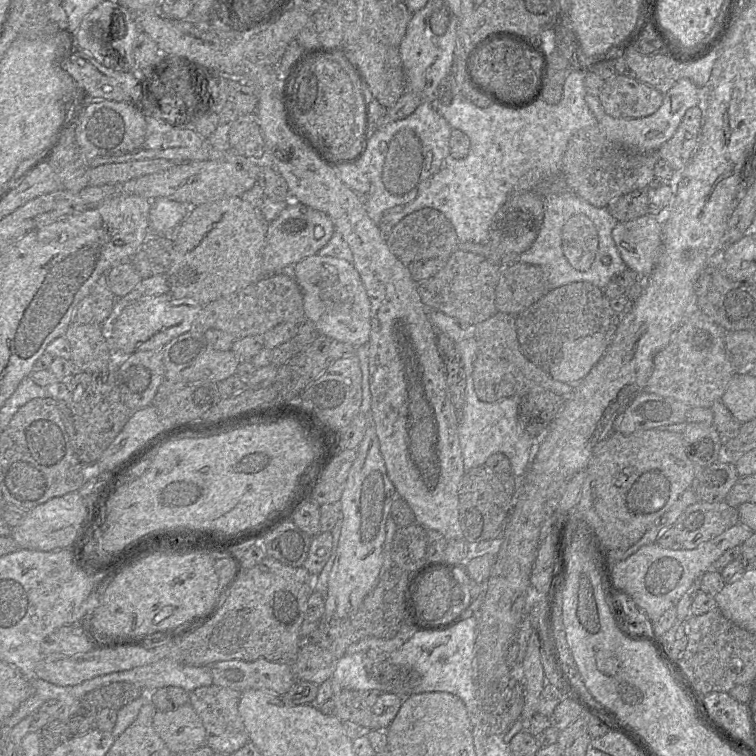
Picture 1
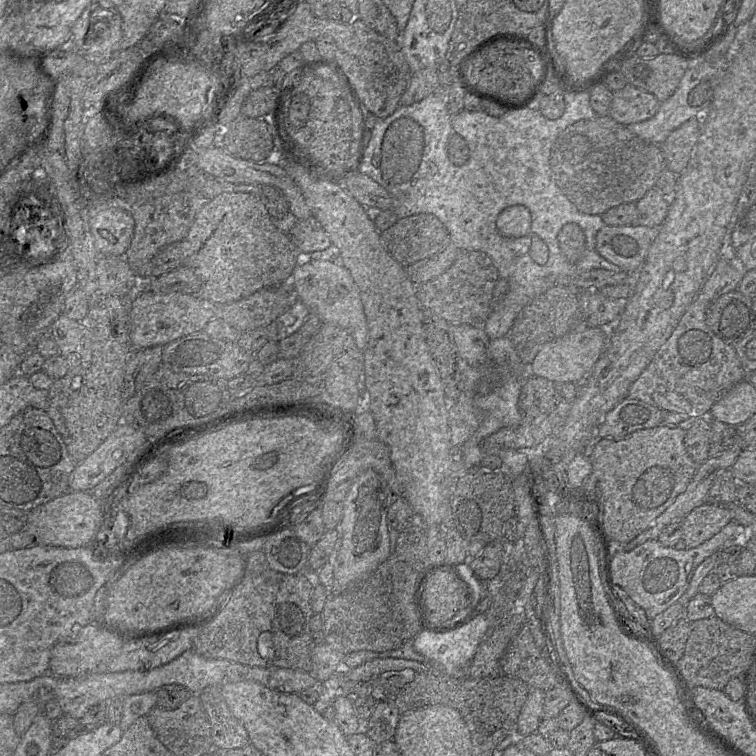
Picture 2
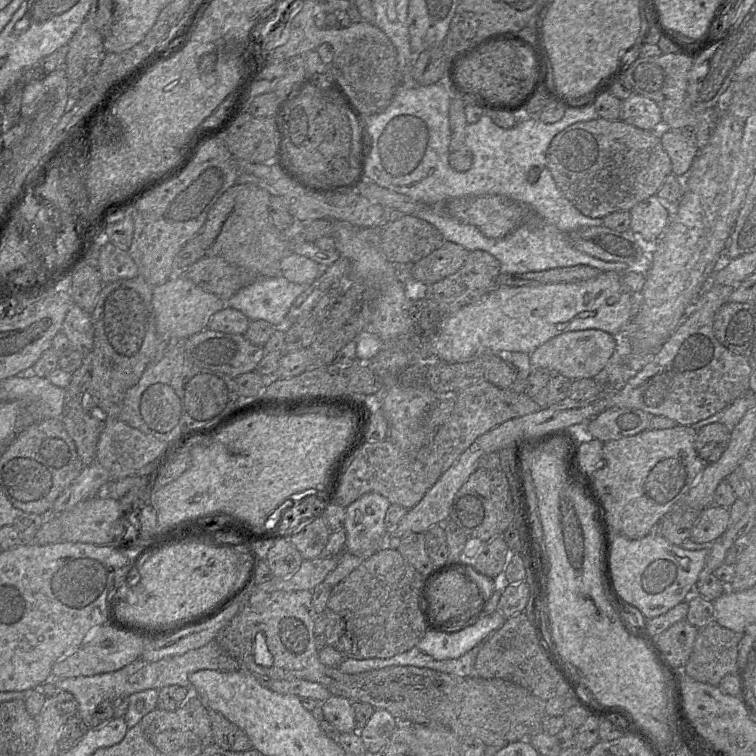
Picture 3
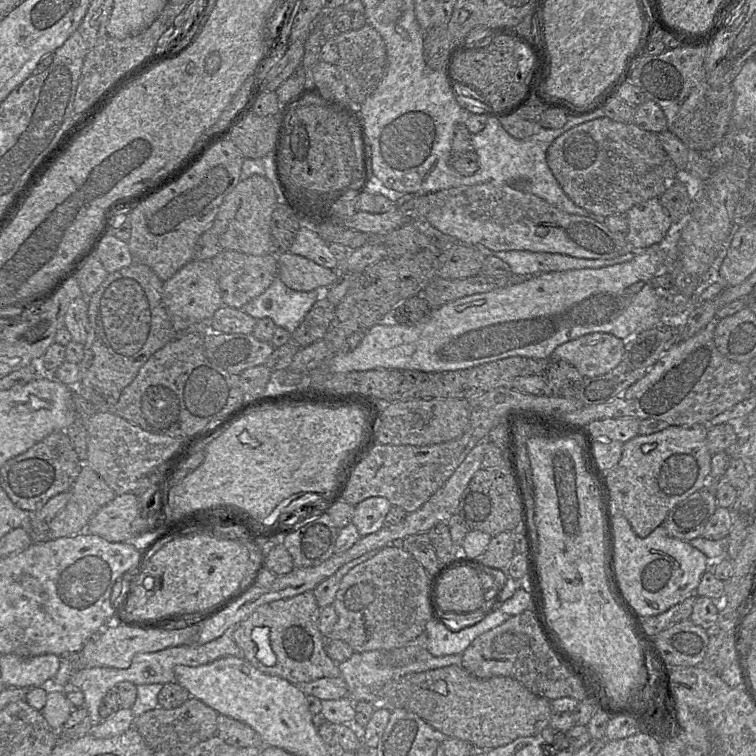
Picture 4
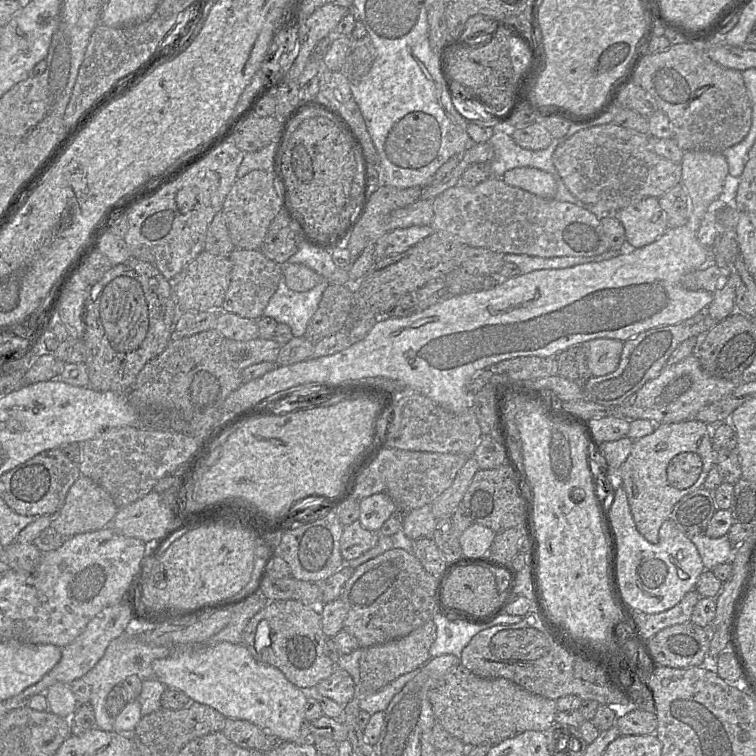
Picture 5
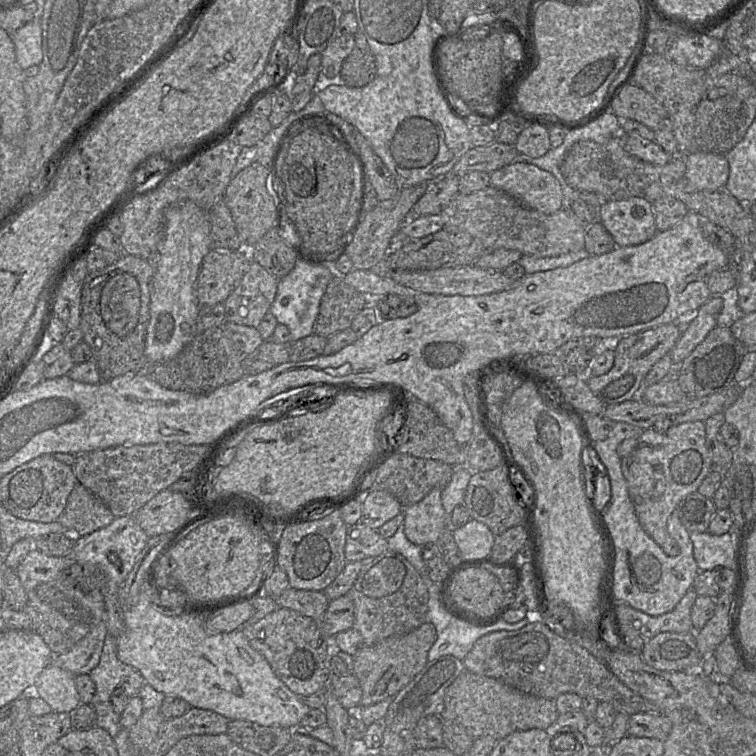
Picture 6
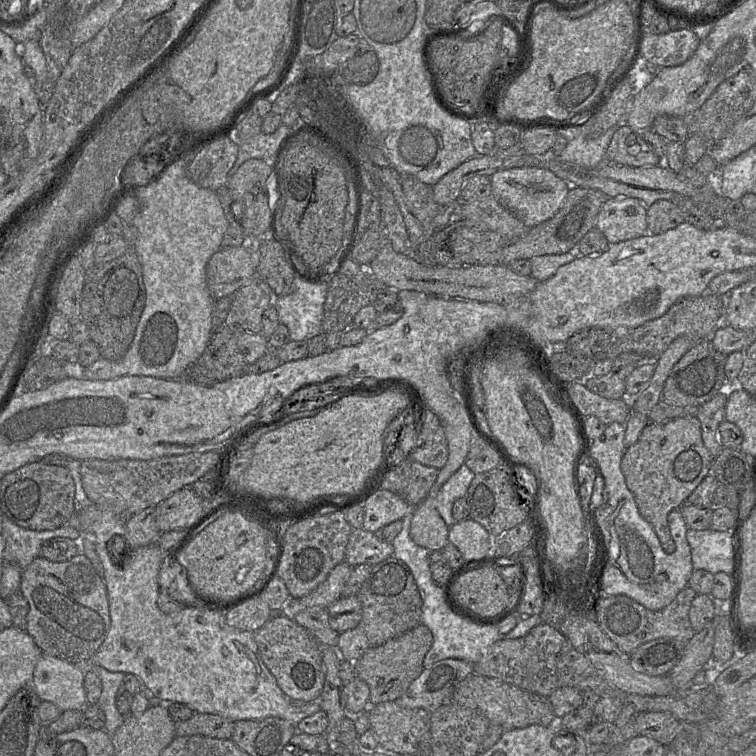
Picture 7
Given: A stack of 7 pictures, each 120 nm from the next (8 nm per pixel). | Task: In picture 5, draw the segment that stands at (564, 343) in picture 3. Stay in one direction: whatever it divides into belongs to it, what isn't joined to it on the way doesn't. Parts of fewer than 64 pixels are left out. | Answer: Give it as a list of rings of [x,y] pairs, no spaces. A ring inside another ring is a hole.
[[[597,338],[582,344],[591,376],[600,377],[612,373],[618,367],[623,342]]]

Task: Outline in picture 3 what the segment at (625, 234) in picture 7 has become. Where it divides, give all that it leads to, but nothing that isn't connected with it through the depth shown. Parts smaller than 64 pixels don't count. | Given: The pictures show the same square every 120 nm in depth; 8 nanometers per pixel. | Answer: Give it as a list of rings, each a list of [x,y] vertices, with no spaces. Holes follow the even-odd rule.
[[[652,195],[630,210],[630,230],[646,241],[655,241],[666,230],[670,221],[670,209],[658,196]]]

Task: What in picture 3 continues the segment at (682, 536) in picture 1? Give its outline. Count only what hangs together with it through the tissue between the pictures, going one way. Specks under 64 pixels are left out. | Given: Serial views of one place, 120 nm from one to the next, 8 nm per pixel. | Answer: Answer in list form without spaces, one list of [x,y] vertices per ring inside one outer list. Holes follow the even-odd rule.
[[[713,504],[700,514],[691,530],[690,539],[696,543],[713,543],[729,527],[730,510]]]

